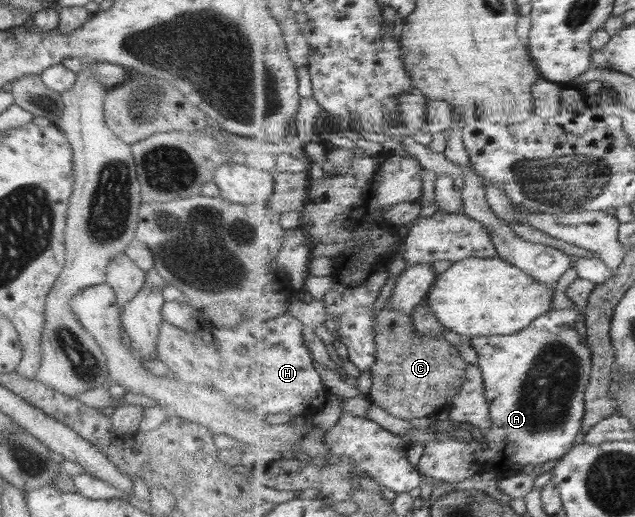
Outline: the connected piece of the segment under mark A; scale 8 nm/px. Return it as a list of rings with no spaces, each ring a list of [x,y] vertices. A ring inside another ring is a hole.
[[[574,305],[574,308],[551,310],[530,324],[530,329],[518,333],[474,337],[472,346],[479,355],[486,399],[492,415],[492,428],[482,431],[477,438],[470,438],[470,443],[452,439],[442,433],[430,439],[417,465],[420,473],[436,480],[458,482],[470,479],[476,473],[495,471],[501,480],[507,471],[516,476],[522,474],[522,467],[538,467],[550,460],[559,461],[563,458],[572,449],[581,432],[586,411],[585,393],[593,377],[592,350],[588,339],[584,341],[576,331],[580,315],[582,311]]]

